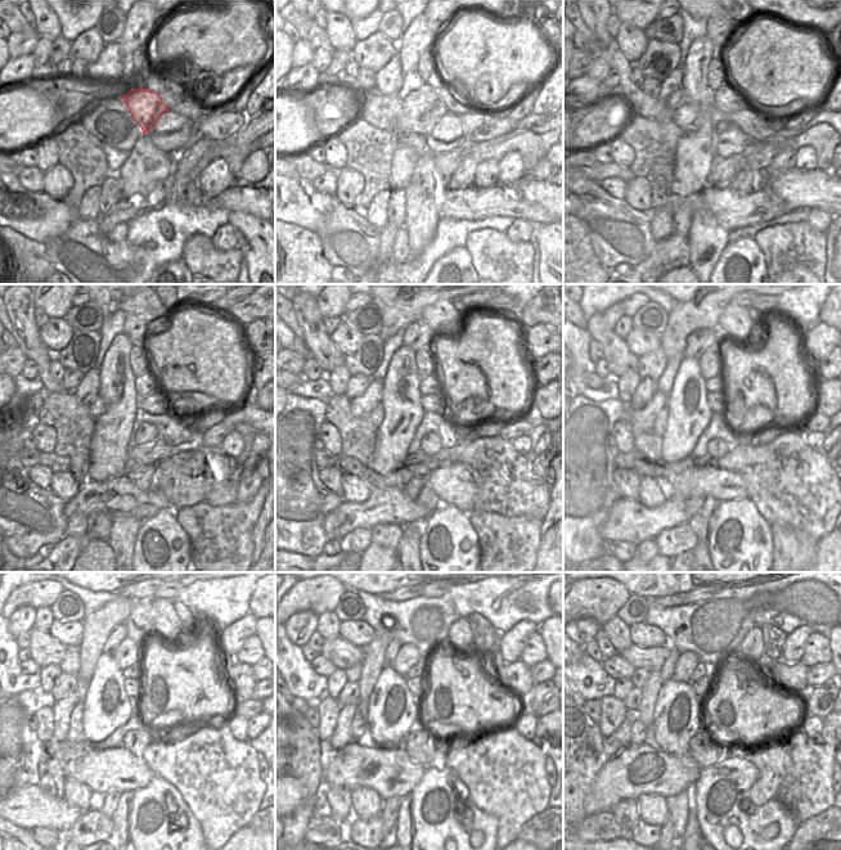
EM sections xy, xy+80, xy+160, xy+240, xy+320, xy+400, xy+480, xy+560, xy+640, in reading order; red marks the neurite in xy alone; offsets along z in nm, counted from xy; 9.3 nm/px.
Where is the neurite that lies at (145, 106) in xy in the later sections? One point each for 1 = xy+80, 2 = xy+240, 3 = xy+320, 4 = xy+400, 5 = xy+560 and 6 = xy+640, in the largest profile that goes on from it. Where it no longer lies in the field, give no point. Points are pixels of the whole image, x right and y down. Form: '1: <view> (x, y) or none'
1: xy+80 (423, 109)
2: xy+240 (98, 406)
3: xy+320 (376, 417)
4: xy+400 (660, 423)
5: xy+560 (358, 725)
6: xy+640 (638, 731)

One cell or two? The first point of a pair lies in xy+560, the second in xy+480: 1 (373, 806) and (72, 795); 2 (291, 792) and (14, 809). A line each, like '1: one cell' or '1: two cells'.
1: one cell
2: one cell

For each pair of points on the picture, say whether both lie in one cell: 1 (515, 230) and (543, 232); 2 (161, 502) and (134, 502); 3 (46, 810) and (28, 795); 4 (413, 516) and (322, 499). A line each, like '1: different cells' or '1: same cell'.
1: different cells
2: same cell
3: same cell
4: different cells

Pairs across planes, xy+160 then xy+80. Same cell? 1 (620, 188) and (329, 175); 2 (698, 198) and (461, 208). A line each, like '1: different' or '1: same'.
1: same
2: same

